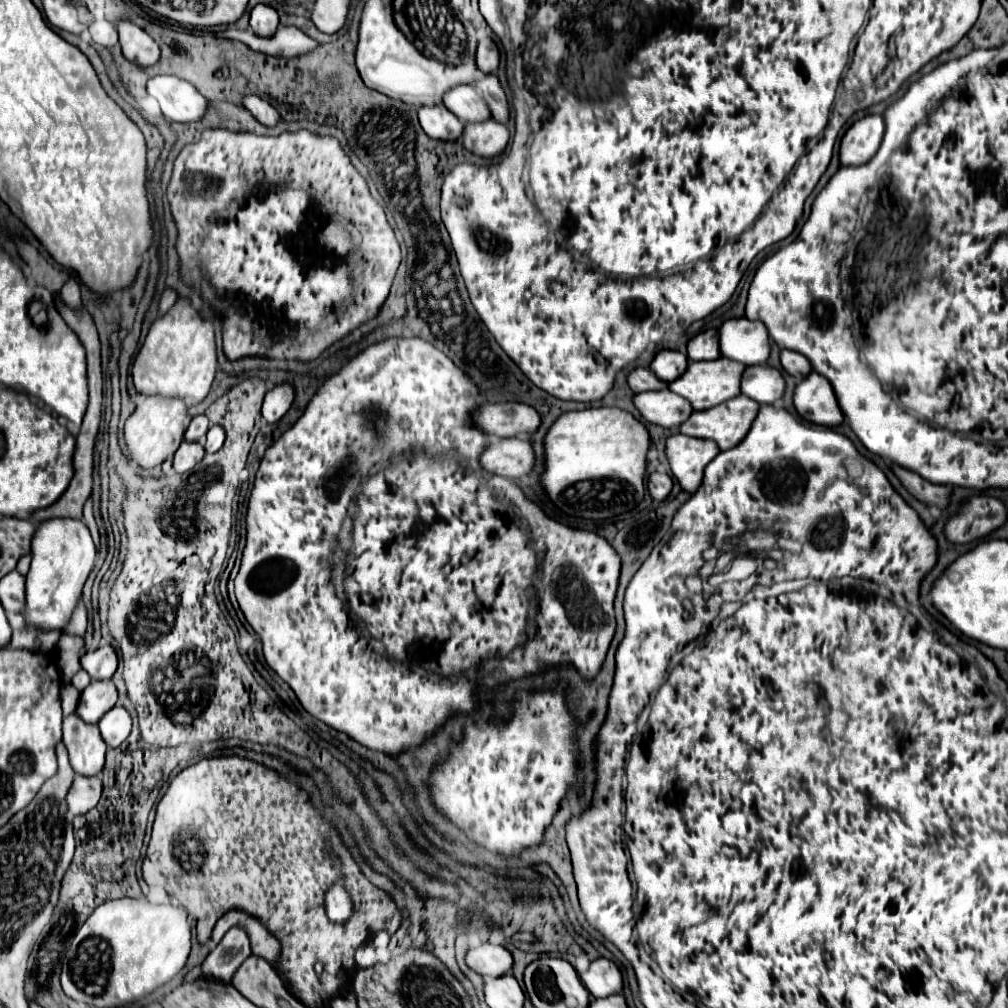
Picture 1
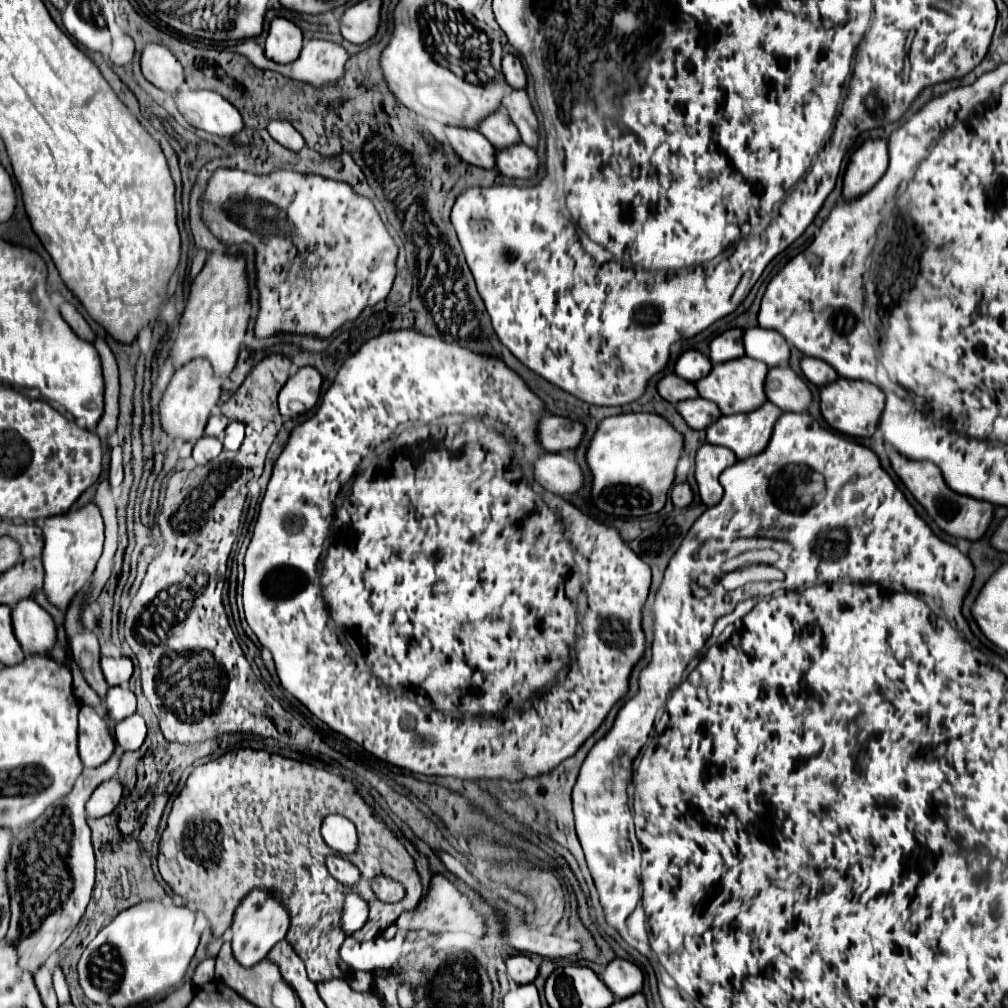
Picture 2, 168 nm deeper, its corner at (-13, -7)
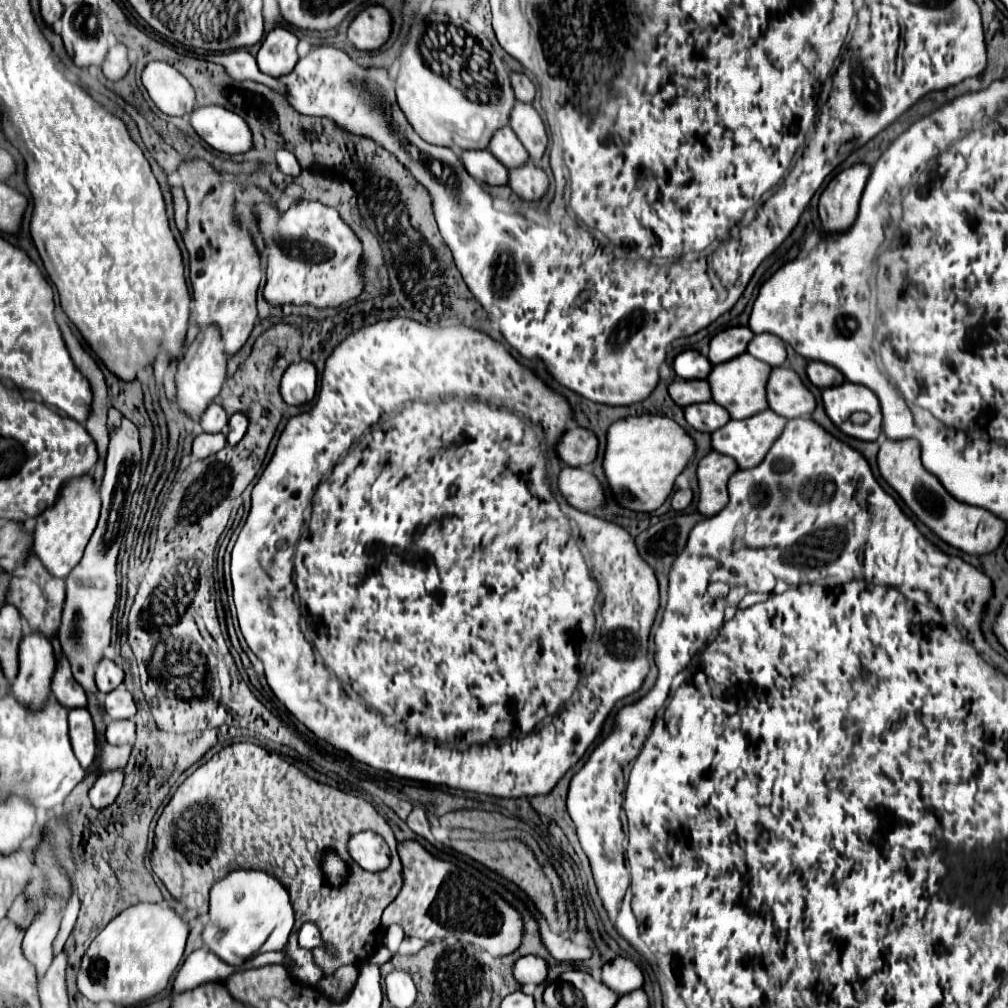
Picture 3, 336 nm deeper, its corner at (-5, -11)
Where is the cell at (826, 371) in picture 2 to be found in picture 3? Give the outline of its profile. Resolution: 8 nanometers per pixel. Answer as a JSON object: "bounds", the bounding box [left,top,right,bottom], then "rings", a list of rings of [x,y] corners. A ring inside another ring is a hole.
{"bounds":[806,361,844,389],"rings":[[[810,361],[806,373],[808,373],[810,381],[812,381],[816,387],[822,387],[822,389],[844,383],[844,375],[842,375],[836,367],[826,365],[826,363],[822,363],[822,361]]]}

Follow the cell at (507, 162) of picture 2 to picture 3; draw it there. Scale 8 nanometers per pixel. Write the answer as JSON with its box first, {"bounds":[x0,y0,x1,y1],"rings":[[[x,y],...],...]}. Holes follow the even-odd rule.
{"bounds":[510,163,548,201],"rings":[[[526,163],[518,169],[510,169],[510,187],[524,201],[540,201],[548,191],[548,177],[542,169]]]}

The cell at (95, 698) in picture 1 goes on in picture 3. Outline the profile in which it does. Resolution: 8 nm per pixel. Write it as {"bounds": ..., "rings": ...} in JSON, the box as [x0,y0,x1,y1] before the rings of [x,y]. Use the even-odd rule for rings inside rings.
{"bounds":[104,685,136,719],"rings":[[[124,685],[104,697],[104,709],[110,719],[132,719],[136,715],[136,703]]]}

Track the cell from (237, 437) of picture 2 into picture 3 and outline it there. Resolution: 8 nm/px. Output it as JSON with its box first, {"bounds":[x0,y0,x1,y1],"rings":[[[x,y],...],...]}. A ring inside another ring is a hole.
{"bounds":[228,411,248,445],"rings":[[[244,411],[234,413],[228,421],[228,445],[236,445],[244,433],[248,429],[248,415],[244,415]]]}

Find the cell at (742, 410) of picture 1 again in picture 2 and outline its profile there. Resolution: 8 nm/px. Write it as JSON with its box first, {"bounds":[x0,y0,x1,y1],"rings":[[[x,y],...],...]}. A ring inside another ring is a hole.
{"bounds":[706,401,782,459],"rings":[[[766,401],[762,407],[750,413],[720,417],[706,429],[706,441],[732,449],[738,459],[752,457],[764,451],[780,415],[782,411]]]}

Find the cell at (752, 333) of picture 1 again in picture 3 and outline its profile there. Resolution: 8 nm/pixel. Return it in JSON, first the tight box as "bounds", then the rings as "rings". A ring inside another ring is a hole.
{"bounds":[748,333,786,367],"rings":[[[760,333],[756,335],[750,345],[748,345],[748,353],[754,355],[756,359],[772,365],[772,367],[780,367],[786,363],[786,347],[784,341],[780,341],[776,335],[772,333]]]}

